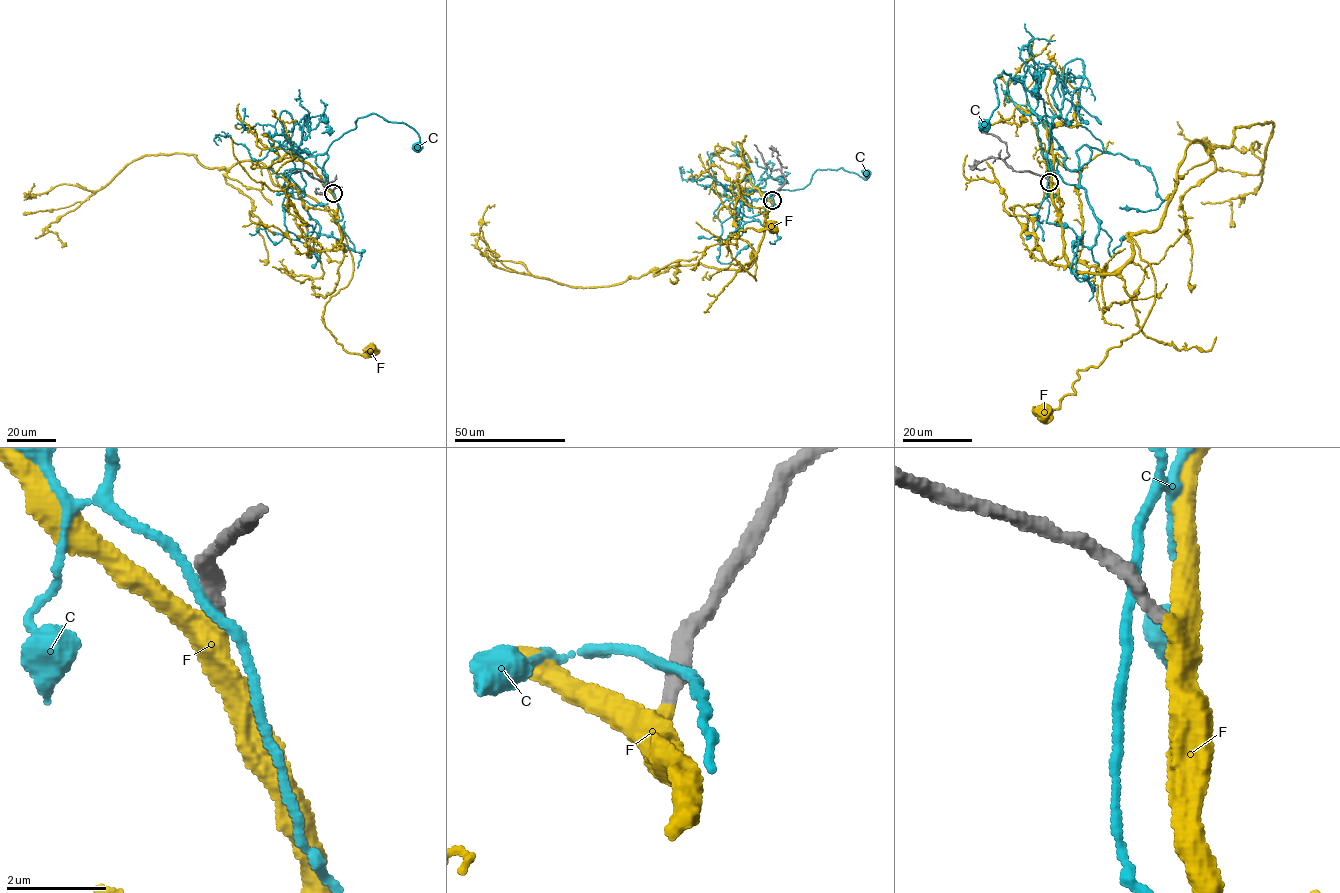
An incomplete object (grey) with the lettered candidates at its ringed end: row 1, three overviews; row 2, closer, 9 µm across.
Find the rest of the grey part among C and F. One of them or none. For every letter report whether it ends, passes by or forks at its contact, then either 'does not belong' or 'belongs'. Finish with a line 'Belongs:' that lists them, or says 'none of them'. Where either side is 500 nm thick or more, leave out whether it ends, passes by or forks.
C: it passes by; does not belong
F: it passes by; belongs
Belongs: F

